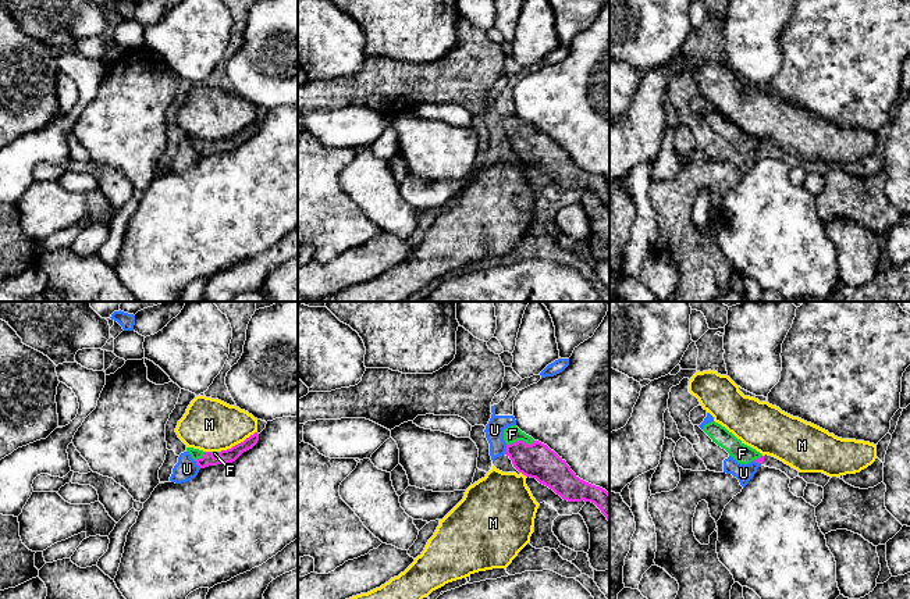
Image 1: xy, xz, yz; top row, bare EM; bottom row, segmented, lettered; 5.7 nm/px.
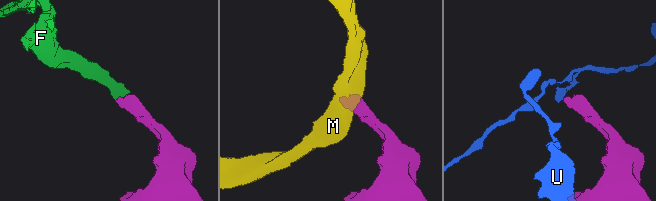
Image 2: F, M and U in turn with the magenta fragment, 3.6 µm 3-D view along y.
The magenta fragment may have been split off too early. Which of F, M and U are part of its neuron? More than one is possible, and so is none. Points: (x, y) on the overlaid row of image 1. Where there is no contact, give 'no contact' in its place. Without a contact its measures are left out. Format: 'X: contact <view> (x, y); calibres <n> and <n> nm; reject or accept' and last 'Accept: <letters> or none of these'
F: contact xz (521, 441); calibres 200 and 100 nm; accept
M: contact xy (238, 444); calibres 80 and 300 nm; reject
U: contact xz (507, 449); calibres 200 and 110 nm; reject
Accept: F

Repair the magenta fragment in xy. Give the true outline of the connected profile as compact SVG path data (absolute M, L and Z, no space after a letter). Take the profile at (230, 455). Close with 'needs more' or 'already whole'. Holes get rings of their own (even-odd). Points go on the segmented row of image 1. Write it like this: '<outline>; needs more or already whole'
M255 432L244 442L232 446L231 449L221 452L203 452L193 448L186 448L186 452L196 461L200 468L217 464L225 464L235 461L244 452L252 449L259 441L259 434Z; needs more

